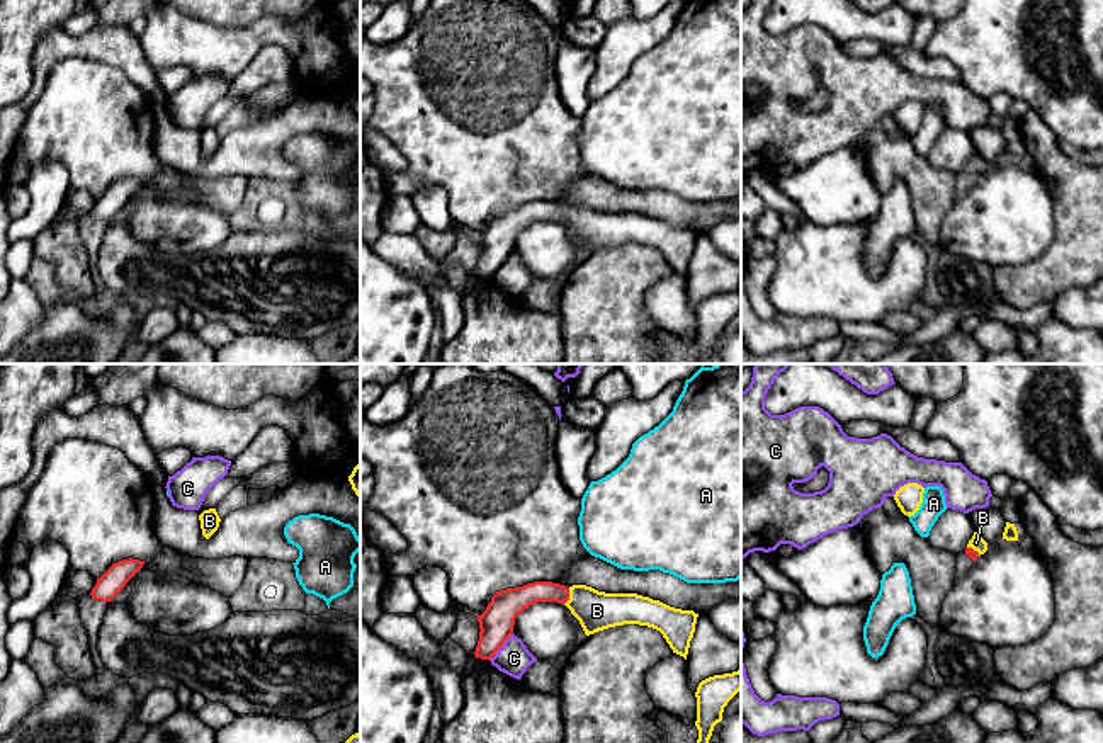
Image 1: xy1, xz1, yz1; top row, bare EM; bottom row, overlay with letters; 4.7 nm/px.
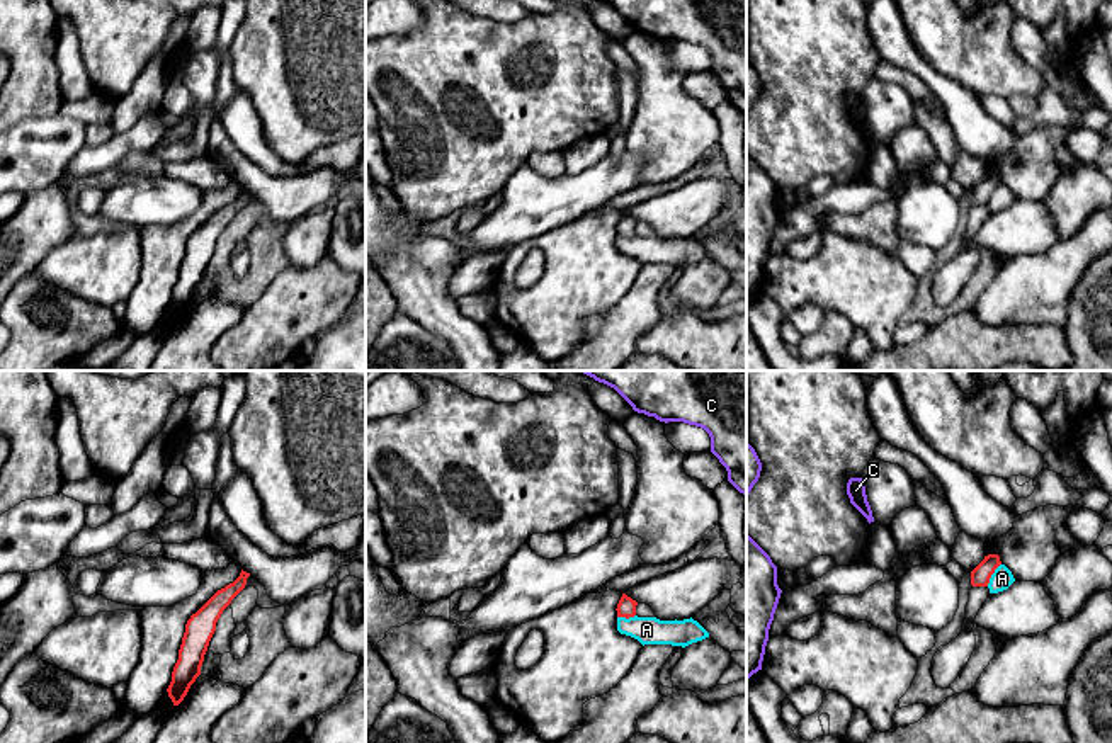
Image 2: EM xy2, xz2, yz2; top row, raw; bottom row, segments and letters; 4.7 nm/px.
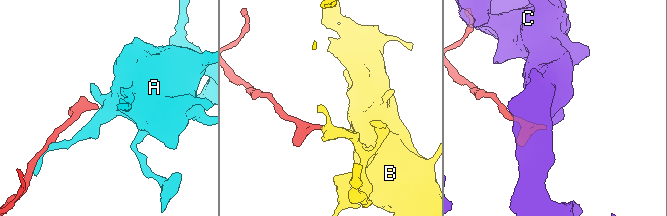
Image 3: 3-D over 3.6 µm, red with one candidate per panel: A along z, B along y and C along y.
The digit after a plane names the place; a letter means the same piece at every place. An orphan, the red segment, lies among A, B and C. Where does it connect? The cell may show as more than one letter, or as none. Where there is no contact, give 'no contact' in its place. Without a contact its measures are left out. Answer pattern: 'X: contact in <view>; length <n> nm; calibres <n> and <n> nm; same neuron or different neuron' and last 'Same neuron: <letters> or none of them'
A: contact in yz2; length 130 nm; calibres 100 and 100 nm; different neuron
B: contact in xz1; length 90 nm; calibres 120 and 190 nm; same neuron
C: contact in xz1; length 170 nm; calibres 160 and 160 nm; different neuron
Same neuron: B

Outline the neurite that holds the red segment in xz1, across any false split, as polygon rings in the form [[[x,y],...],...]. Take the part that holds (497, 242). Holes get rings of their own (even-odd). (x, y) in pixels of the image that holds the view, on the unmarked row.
[[[534,201],[491,216],[486,230],[476,236],[481,250],[474,275],[491,281],[513,253],[517,235],[537,221],[566,224],[586,255],[624,243],[653,247],[685,279],[699,236],[693,230],[675,228],[637,213],[605,213],[586,204],[568,207],[552,201]]]

